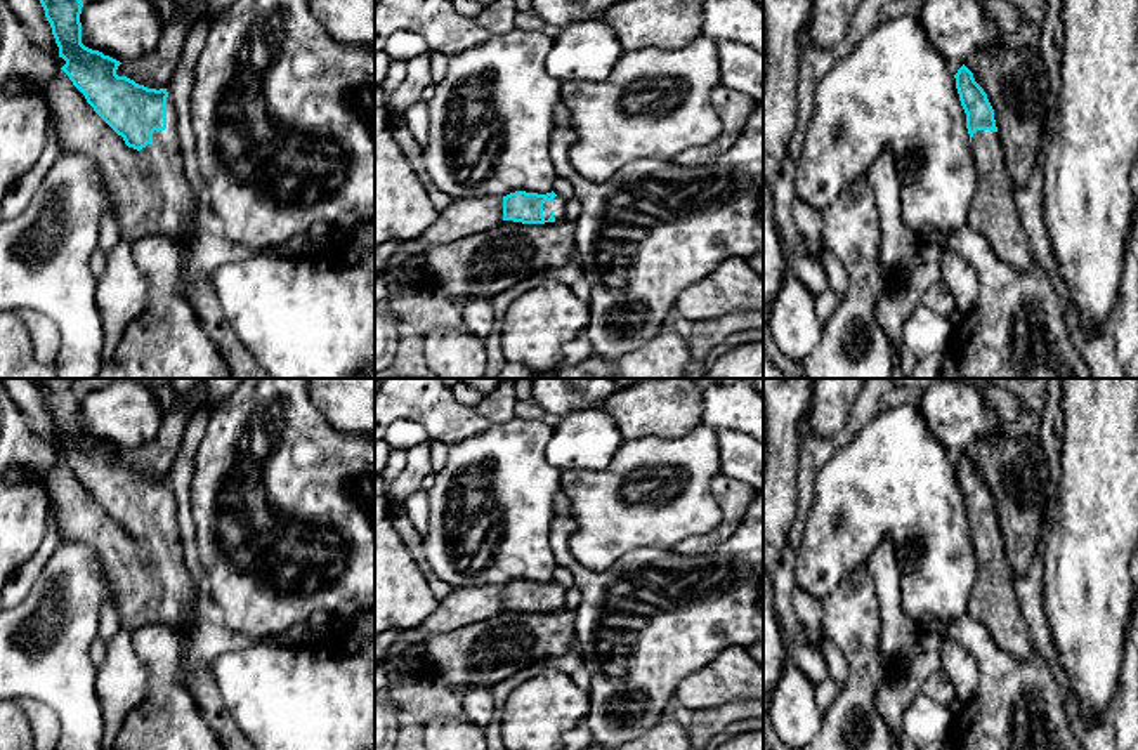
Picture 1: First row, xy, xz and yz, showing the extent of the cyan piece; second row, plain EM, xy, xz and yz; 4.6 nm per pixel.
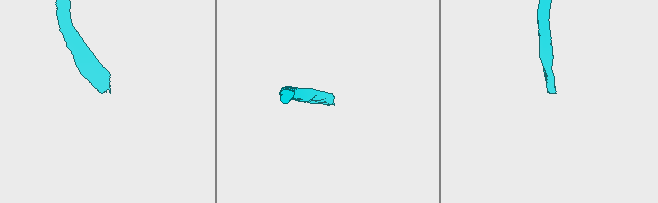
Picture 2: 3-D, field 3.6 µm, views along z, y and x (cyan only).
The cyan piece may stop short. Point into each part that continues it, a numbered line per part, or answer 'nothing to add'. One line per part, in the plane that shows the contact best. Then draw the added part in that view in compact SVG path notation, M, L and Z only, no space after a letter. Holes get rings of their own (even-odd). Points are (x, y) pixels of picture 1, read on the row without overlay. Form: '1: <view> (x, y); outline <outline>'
1: xy (151, 584); outline M62 458L38 479L54 510L61 542L83 543L95 552L114 594L121 628L132 634L139 627L167 625L180 637L203 594L184 561L170 484L167 517L154 519L153 531L137 540L94 500Z

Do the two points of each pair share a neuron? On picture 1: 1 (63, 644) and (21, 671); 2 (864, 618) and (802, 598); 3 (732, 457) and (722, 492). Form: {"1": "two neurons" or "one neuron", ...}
{"1": "one neuron", "2": "two neurons", "3": "two neurons"}

